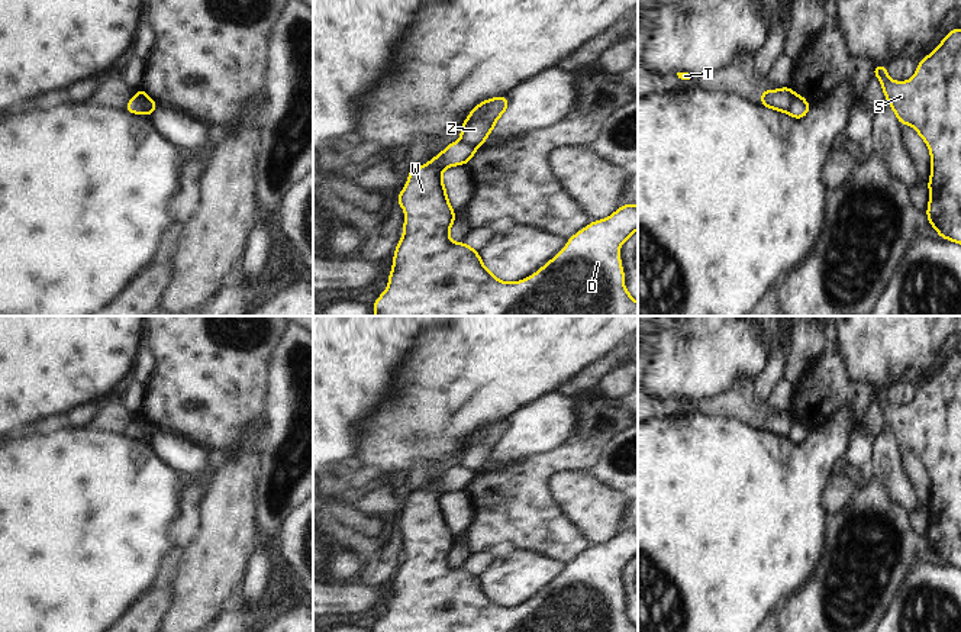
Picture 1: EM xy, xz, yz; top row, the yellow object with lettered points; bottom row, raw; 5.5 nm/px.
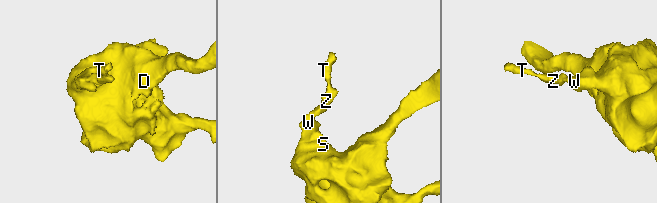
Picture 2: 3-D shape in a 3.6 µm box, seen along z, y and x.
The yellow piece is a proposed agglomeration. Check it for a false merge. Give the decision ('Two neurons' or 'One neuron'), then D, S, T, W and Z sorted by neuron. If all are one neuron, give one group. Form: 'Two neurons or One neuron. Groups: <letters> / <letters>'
Two neurons. Groups: D S W / T Z

